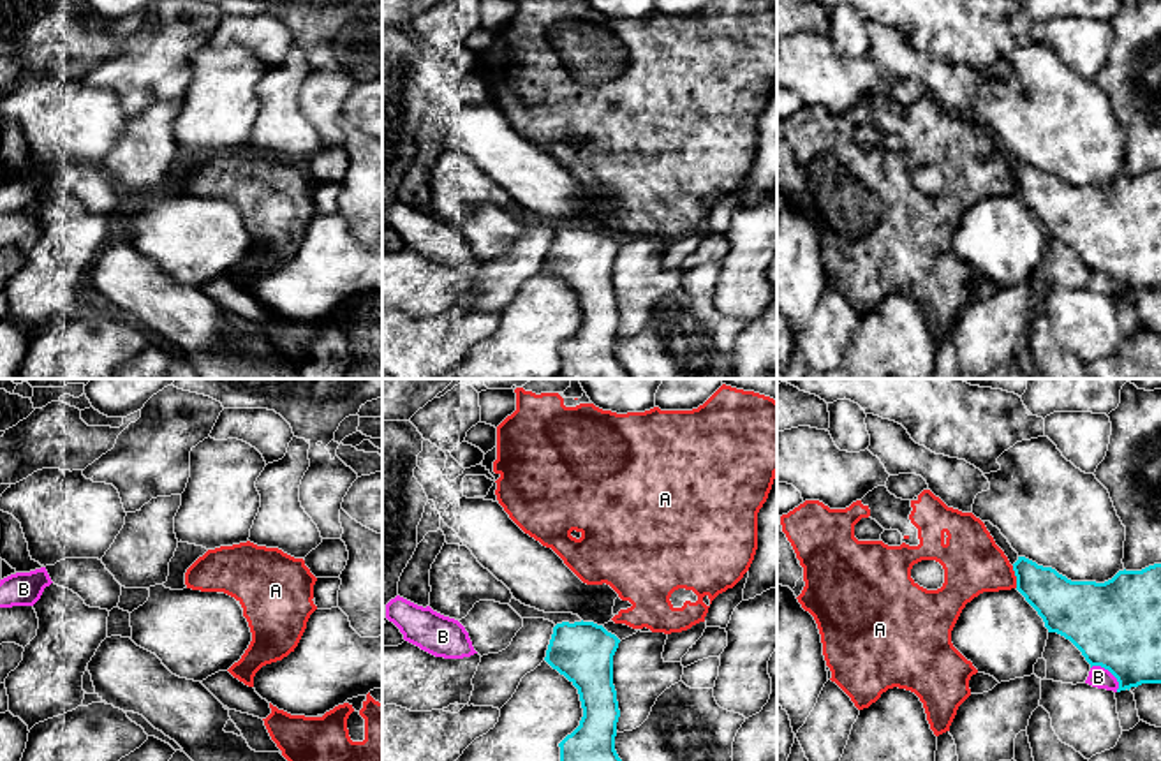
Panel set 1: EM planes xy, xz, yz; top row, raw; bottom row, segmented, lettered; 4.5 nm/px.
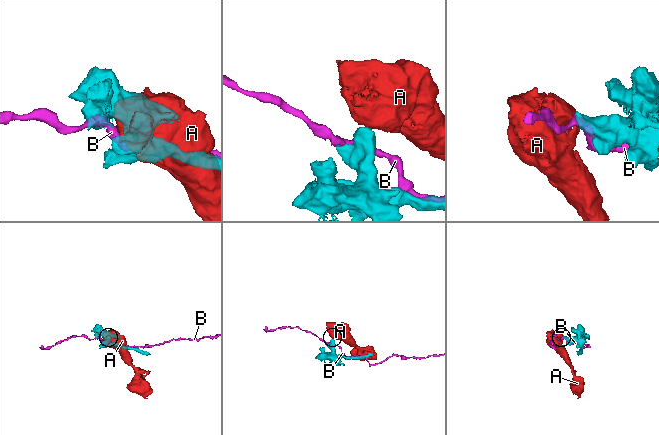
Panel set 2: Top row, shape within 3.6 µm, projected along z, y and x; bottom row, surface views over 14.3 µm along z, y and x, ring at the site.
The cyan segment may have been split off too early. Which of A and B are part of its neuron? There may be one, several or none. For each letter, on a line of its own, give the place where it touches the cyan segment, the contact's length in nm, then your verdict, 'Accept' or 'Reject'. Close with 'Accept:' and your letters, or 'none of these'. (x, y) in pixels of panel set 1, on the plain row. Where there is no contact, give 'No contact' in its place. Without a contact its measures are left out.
A: Touches cyan at yz (1017, 182). Shared border 110 nm. Reject
B: Touches cyan at yz (1110, 277). Shared border 170 nm. Reject
Accept: none of these

